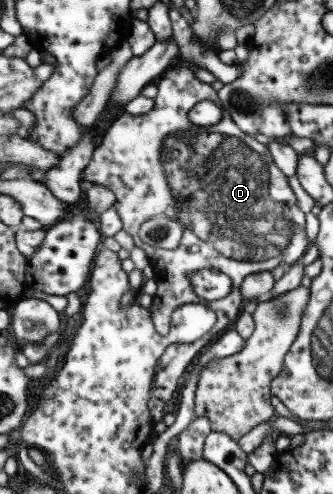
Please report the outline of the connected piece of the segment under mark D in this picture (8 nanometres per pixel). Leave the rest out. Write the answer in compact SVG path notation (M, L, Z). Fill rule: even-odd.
M180 62L175 63L172 70L165 72L157 80L158 93L150 113L136 116L126 113L116 119L102 137L100 145L95 147L81 177L84 181L103 185L114 192L117 197L115 208L123 223L123 230L132 236L134 245L148 255L149 264L154 269L153 278L158 285L148 308L156 331L161 336L168 334L172 311L184 303L202 303L217 315L212 329L200 339L192 343L171 343L159 357L151 389L153 394L148 400L148 411L153 426L163 419L165 402L178 389L180 377L187 373L189 367L198 359L200 349L222 331L231 329L238 314L242 312L242 306L245 304L241 294L243 279L251 273L272 271L280 264L290 266L298 262L312 244L306 235L305 213L295 204L297 199L290 187L289 179L276 167L266 144L258 142L255 136L240 130L225 111L218 125L212 125L208 129L190 125L188 113L199 101L210 100L221 106L217 91L210 83L201 82L196 78L195 68L194 65ZM158 213L165 213L171 218L178 219L183 225L180 243L174 249L152 247L139 237L140 226L146 222L150 223L152 217ZM208 268L222 270L232 280L231 292L224 299L208 301L194 293L191 275Z

